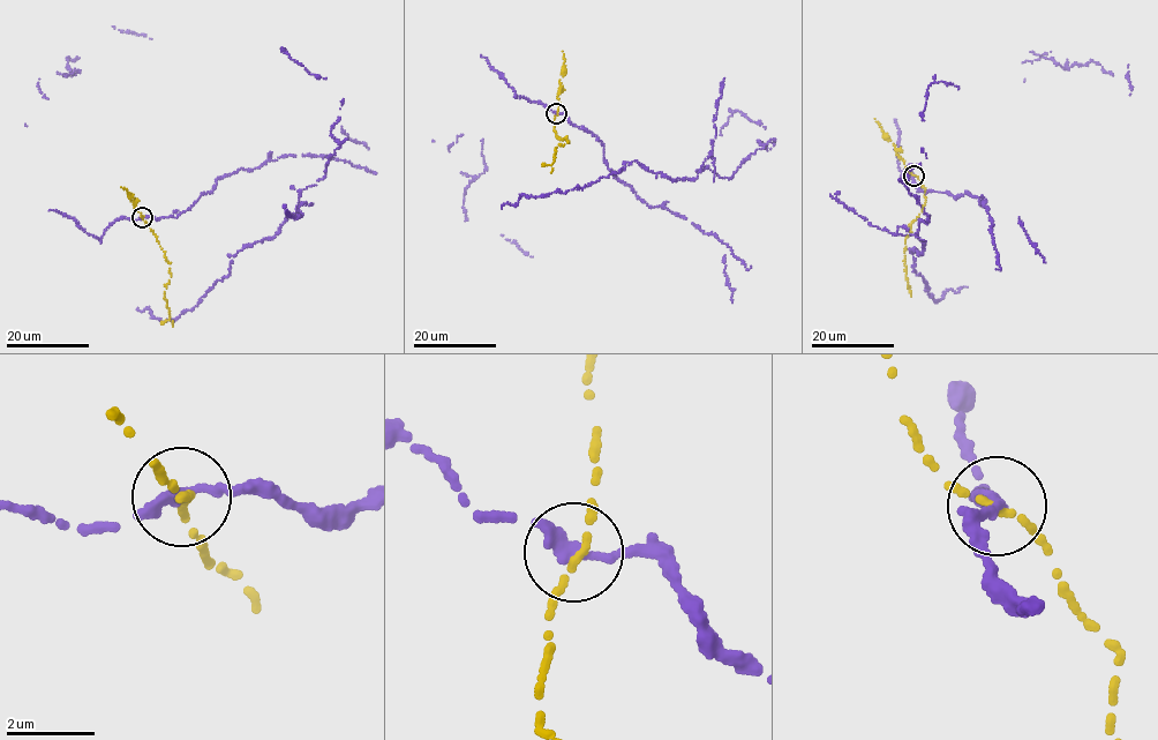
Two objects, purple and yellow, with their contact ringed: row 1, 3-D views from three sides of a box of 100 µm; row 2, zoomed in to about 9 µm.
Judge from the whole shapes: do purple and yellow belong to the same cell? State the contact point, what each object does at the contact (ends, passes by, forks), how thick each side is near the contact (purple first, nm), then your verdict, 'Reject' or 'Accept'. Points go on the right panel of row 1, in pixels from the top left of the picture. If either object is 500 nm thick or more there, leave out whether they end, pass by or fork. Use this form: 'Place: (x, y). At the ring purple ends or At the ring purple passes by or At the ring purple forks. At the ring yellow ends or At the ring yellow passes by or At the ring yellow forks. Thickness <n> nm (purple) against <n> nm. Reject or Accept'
Place: (914, 176). At the ring purple ends. At the ring yellow ends. Thickness 360 nm (purple) against 200 nm. Reject

